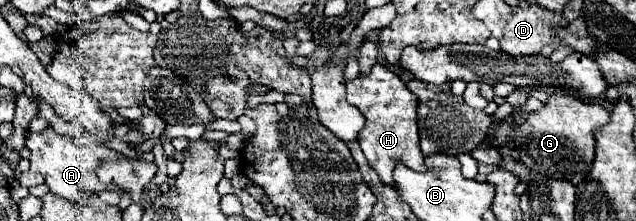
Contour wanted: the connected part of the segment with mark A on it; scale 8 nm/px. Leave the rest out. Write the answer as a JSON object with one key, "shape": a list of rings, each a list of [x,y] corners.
{"shape":[[[47,128],[43,134],[31,134],[31,138],[27,138],[25,144],[31,150],[31,156],[29,156],[31,170],[43,174],[45,184],[53,194],[59,194],[71,202],[83,204],[83,202],[89,202],[93,194],[99,194],[105,190],[121,192],[117,186],[103,186],[97,180],[95,168],[99,166],[99,160],[91,158],[91,150],[99,150],[99,146],[81,146],[75,140],[67,140],[67,136],[57,134],[53,128]]]}

